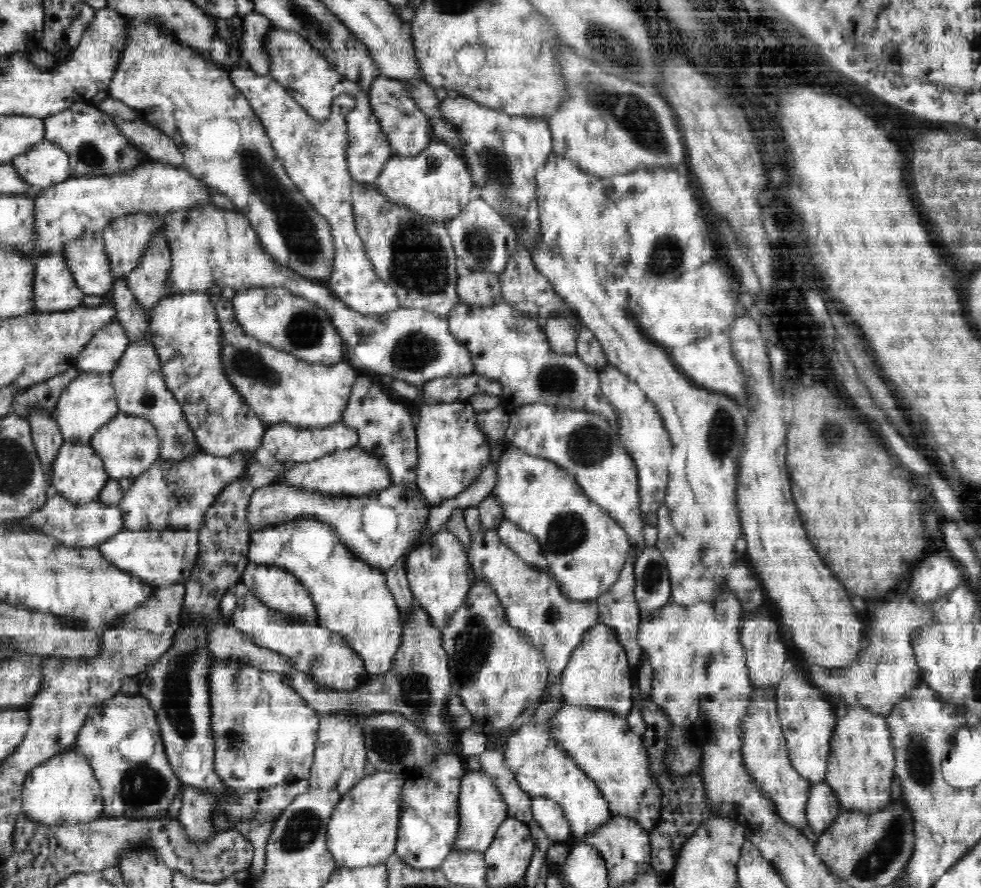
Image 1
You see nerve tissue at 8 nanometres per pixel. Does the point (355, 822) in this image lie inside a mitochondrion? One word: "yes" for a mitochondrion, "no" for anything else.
no

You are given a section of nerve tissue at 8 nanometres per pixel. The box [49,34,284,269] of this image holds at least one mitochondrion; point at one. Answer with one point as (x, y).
(89, 154)

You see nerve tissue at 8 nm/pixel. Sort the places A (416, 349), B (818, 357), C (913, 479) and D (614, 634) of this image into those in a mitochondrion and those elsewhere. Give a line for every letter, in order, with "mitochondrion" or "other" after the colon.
A: mitochondrion
B: other
C: other
D: other

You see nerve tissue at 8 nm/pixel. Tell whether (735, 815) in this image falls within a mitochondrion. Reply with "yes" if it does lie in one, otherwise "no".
no

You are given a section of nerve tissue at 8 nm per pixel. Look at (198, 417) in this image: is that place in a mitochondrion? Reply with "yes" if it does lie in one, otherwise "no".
no

